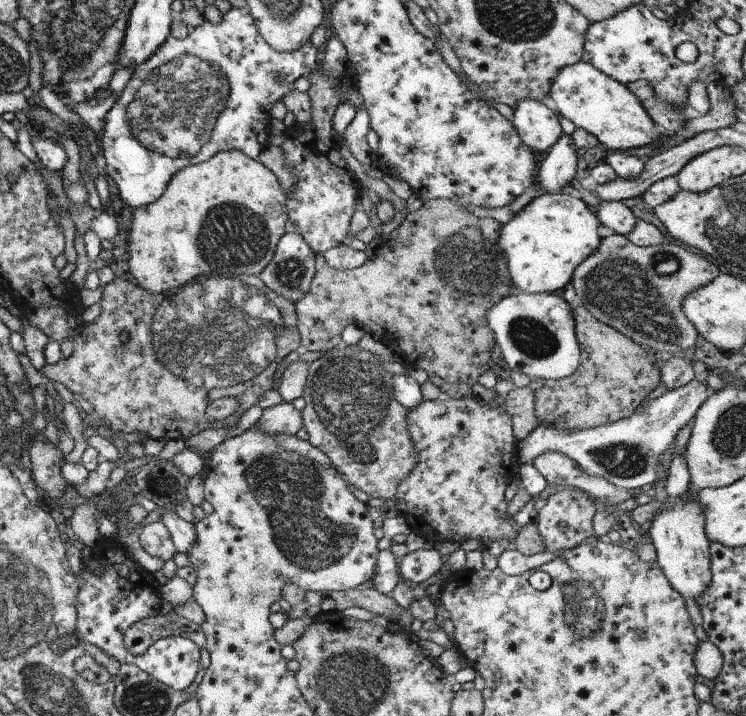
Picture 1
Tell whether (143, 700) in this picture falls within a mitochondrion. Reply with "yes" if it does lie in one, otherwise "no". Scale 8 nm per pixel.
yes

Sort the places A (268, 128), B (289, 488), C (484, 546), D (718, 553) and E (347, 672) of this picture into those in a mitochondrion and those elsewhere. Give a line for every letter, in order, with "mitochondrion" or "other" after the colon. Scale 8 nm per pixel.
A: other
B: mitochondrion
C: other
D: other
E: mitochondrion

